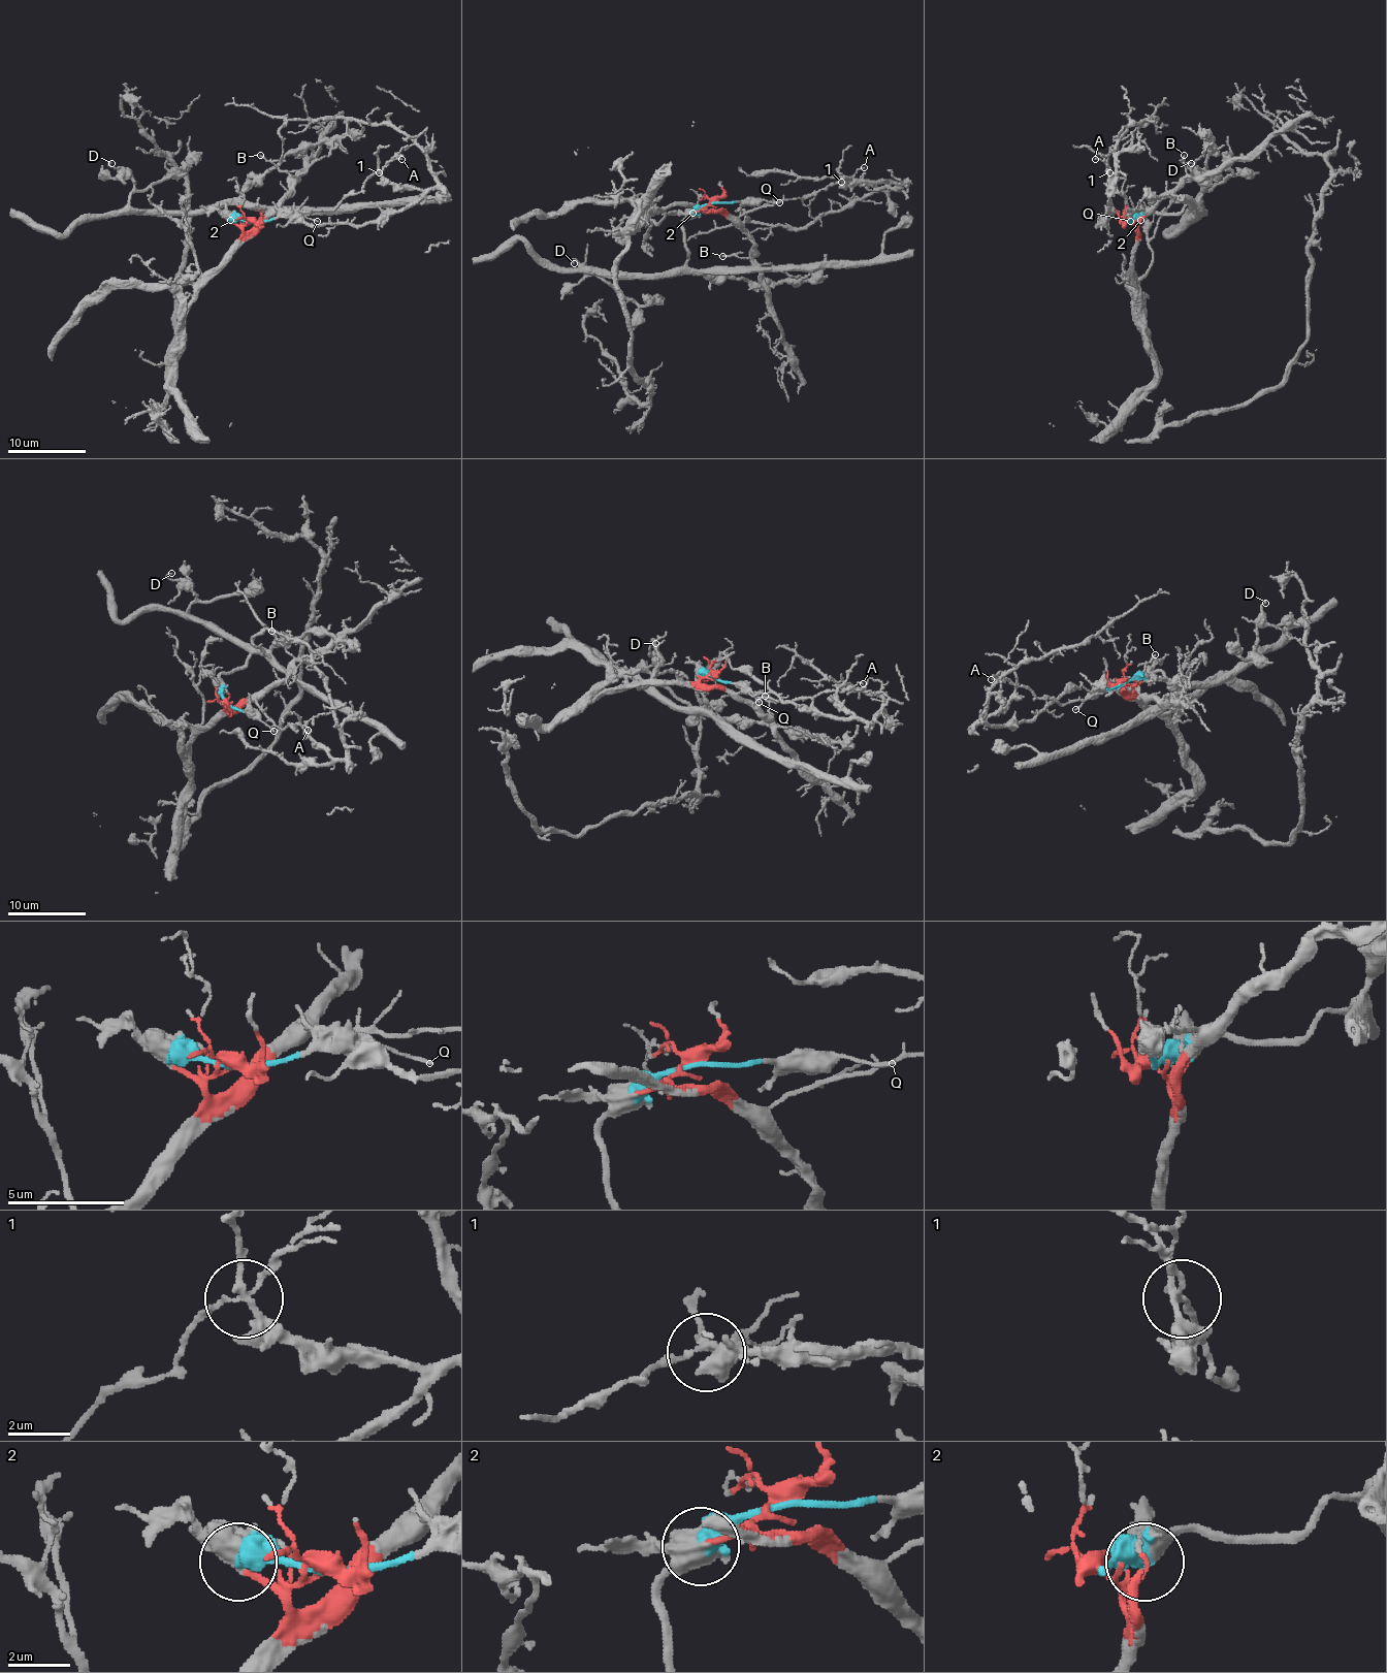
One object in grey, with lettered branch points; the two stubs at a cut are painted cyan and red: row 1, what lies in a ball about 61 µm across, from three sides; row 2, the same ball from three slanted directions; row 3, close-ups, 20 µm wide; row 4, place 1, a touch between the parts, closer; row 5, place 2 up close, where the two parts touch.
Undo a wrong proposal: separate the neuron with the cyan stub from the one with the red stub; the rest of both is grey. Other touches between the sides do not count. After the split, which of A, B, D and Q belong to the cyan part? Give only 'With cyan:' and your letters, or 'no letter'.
With cyan: D, Q

